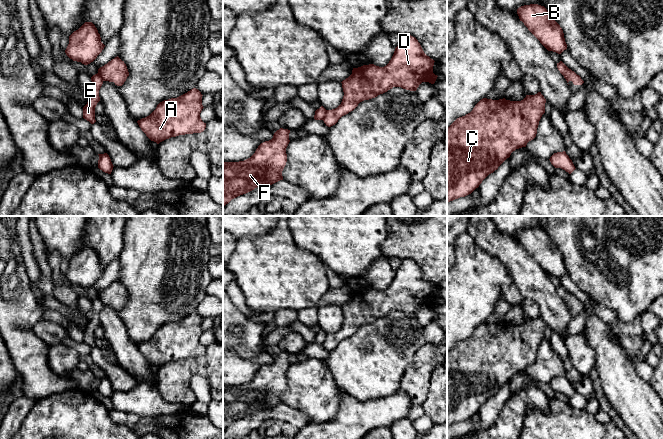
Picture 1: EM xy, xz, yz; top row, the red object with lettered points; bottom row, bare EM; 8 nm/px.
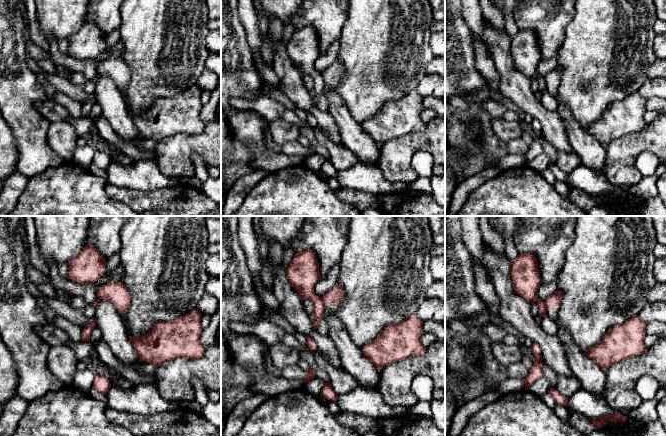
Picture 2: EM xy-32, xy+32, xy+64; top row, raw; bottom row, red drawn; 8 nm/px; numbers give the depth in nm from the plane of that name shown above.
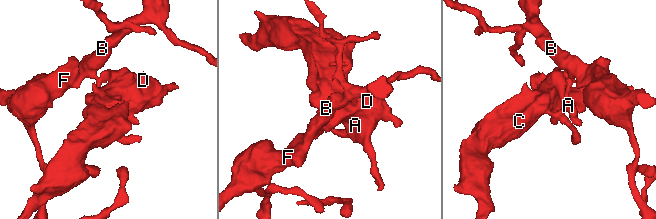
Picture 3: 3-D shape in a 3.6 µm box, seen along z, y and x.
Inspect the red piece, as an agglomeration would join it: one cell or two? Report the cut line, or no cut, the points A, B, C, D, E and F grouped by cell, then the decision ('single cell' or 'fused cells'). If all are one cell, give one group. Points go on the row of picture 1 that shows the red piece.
cut xz (327, 110), (322, 119); groups A C D / B E F; fused cells

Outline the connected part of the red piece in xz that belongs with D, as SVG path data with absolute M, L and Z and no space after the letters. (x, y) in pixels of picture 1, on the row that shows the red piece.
M411 35L403 36L386 66L379 67L369 64L353 68L352 74L341 82L344 92L341 104L335 109L327 110L323 119L324 123L328 127L335 125L342 116L353 111L360 102L375 98L393 87L416 91L422 82L434 84L438 77L433 73L434 62L433 59L424 53L415 37Z

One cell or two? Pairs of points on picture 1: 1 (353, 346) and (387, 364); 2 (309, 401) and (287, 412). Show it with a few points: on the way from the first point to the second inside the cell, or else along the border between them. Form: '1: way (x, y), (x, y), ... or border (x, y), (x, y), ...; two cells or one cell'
1: way (361, 354), (368, 361), (379, 361); one cell
2: border (283, 402), (303, 412), (311, 423); two cells

